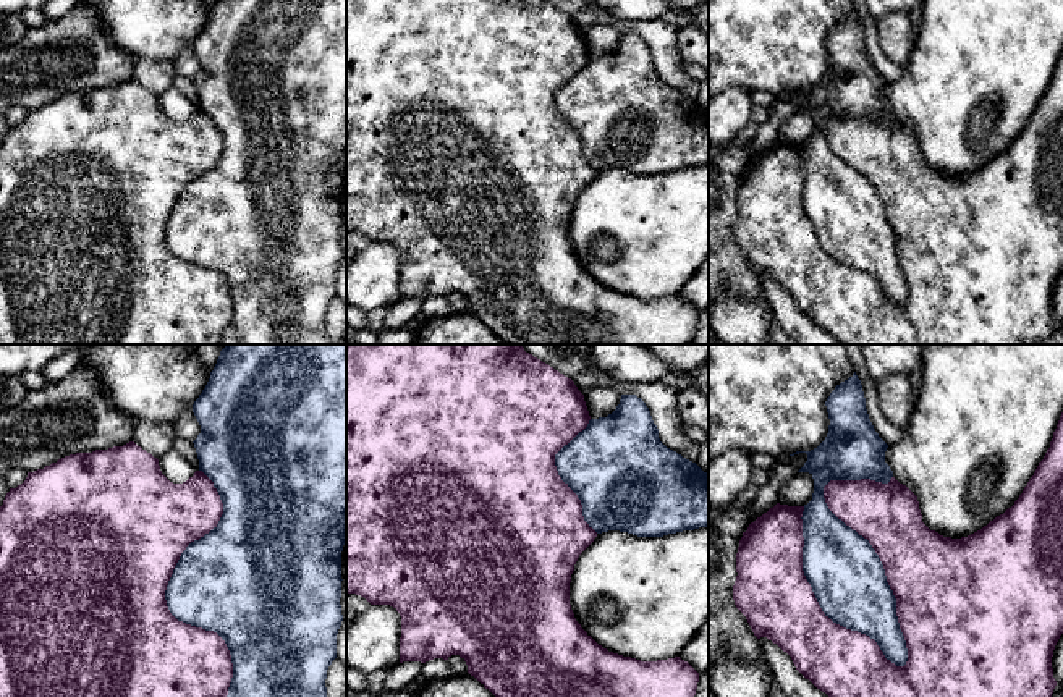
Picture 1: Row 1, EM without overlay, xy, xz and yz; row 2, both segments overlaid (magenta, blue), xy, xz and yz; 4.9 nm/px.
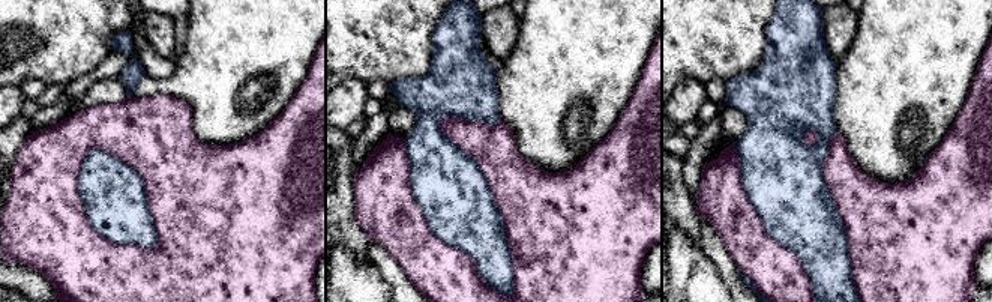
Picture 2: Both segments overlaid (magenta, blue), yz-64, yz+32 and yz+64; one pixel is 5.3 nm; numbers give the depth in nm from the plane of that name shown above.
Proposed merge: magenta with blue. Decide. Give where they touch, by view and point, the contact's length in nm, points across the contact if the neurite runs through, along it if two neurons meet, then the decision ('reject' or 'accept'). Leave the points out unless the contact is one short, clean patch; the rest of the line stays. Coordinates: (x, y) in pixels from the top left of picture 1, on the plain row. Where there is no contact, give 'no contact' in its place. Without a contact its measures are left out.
meets magenta in yz at (884, 206); contact 1000 nm long; reject

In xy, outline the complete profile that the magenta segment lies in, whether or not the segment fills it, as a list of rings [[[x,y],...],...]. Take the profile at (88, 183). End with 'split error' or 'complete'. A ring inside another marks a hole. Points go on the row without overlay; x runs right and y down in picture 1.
[[[134,79],[108,87],[95,87],[92,91],[70,92],[44,107],[28,110],[26,118],[16,126],[10,126],[0,144],[0,344],[220,344],[227,338],[233,315],[230,288],[217,270],[178,259],[167,244],[165,228],[181,191],[191,180],[199,178],[217,165],[222,152],[223,141],[220,133],[214,120],[202,108],[196,108],[194,113],[183,121],[173,121],[162,112],[159,97]]]; complete

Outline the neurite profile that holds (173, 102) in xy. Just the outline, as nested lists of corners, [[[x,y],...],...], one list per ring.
[[[175,86],[157,95],[162,112],[173,121],[183,121],[194,113],[194,103]]]

